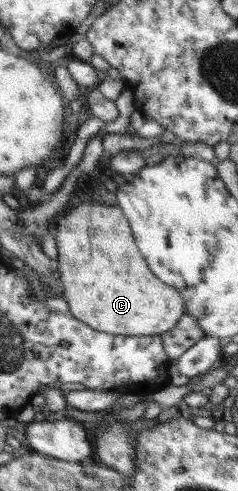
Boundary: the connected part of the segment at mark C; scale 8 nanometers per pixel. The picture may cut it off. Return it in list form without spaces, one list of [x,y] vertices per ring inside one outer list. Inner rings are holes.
[[[80,204],[58,220],[55,266],[72,316],[100,332],[154,336],[169,331],[185,313],[180,293],[152,274],[118,205]]]

